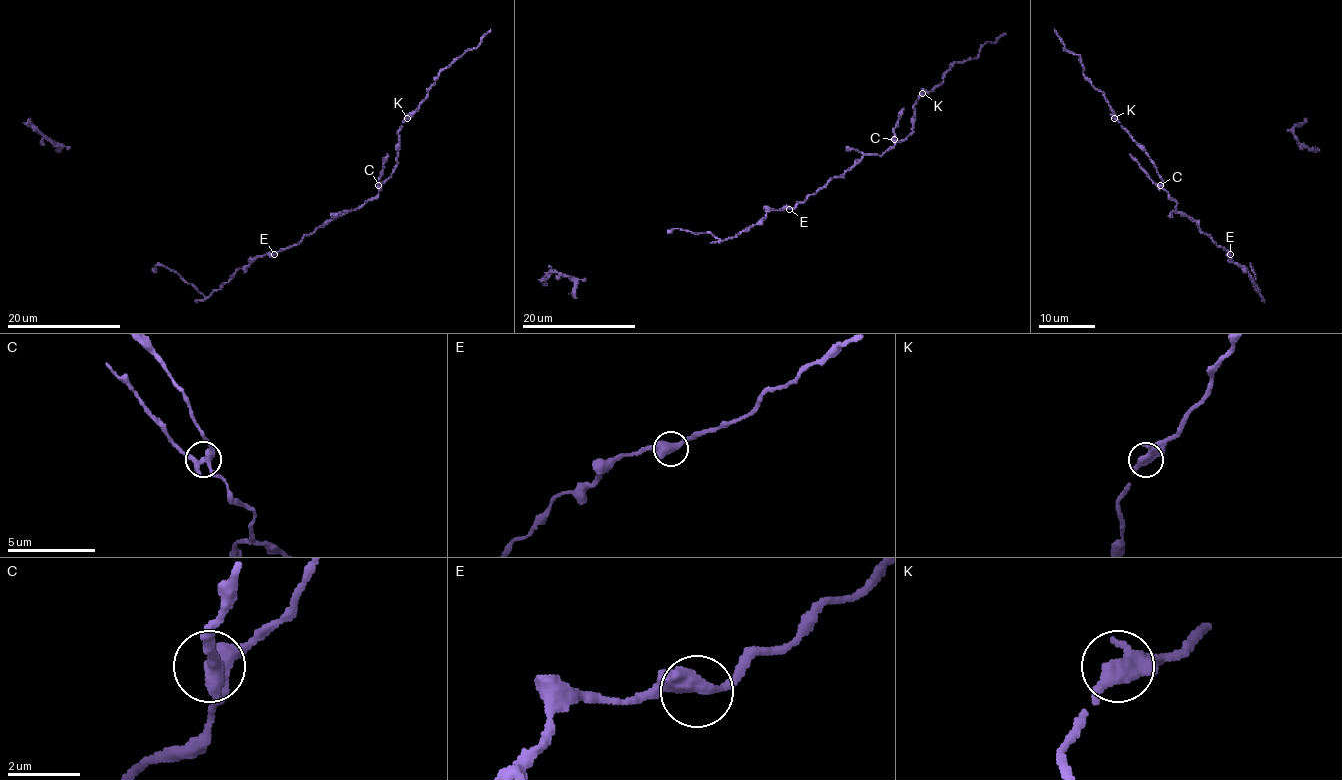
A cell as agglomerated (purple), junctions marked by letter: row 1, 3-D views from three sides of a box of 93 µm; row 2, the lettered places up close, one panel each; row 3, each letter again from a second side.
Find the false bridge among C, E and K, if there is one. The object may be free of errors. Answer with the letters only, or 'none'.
C

